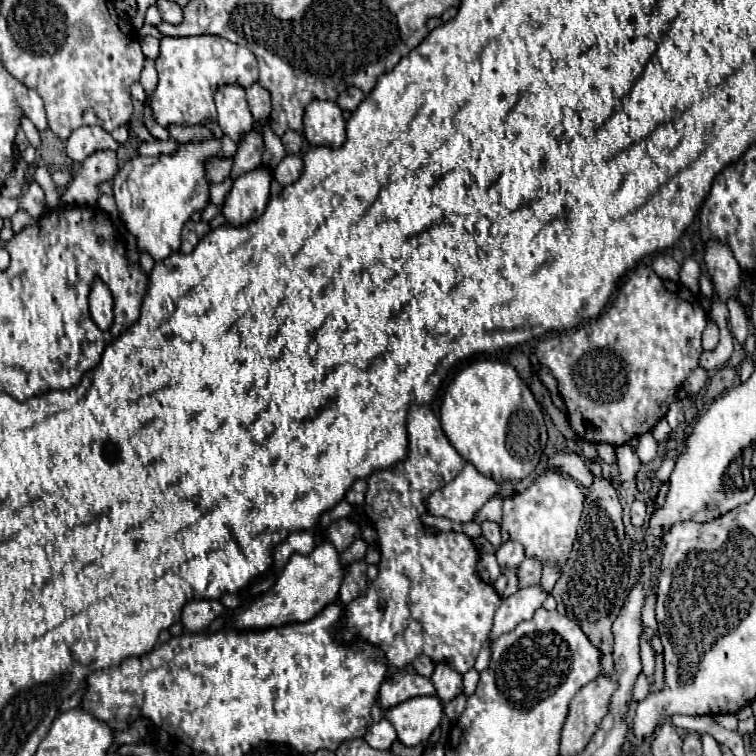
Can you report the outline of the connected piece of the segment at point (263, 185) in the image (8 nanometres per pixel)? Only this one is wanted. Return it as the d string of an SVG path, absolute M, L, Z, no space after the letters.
M256 168L238 176L222 208L228 224L246 224L258 218L268 204L270 182L272 174L266 168Z

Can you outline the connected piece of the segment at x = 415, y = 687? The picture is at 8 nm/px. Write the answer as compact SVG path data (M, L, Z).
M400 670L398 674L390 676L382 686L378 694L378 704L386 712L388 708L394 708L396 704L402 704L414 696L430 696L434 694L434 684L430 678L424 678L420 674L412 674L408 670Z

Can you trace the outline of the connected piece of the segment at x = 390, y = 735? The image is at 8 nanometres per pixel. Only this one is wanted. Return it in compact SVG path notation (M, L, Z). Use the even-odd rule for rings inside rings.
M382 718L378 724L372 724L368 728L364 740L376 750L390 750L390 746L396 740L396 730L394 730L394 726L390 726L390 722L386 718Z

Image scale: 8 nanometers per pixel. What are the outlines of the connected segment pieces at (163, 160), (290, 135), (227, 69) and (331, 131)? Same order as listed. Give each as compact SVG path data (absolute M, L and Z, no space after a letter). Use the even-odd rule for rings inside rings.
M228 136L178 142L174 154L134 156L114 176L114 200L126 228L136 236L138 248L150 252L154 260L164 260L180 248L182 226L192 212L202 212L210 202L206 164L212 158L232 158L240 142Z
M288 130L288 132L282 136L282 144L284 144L284 148L286 148L288 154L300 154L304 140L302 140L302 136L300 136L298 132Z
M198 36L198 38L162 38L160 40L160 56L156 60L158 70L158 88L152 94L152 114L160 126L176 124L176 126L194 126L200 124L206 118L216 118L214 110L214 98L212 92L222 84L240 84L250 86L258 80L258 62L254 54L238 46L234 42L228 42L218 36Z
M312 100L304 110L304 136L314 146L340 148L346 140L342 110L334 102Z

